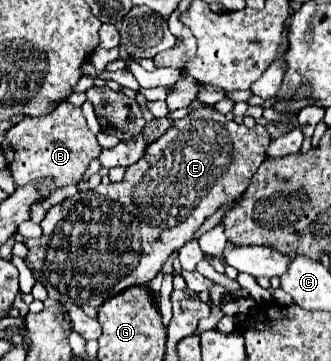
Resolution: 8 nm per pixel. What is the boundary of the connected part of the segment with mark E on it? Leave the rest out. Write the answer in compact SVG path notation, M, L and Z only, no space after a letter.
M194 101L192 107L194 111L186 119L174 121L168 133L152 143L136 165L126 169L126 177L120 183L110 183L110 201L104 191L92 191L90 201L74 203L66 199L60 203L64 211L60 205L54 205L46 213L40 223L42 237L24 241L28 247L24 263L34 273L36 281L46 287L48 297L64 305L90 305L98 309L106 299L134 285L148 285L174 249L186 245L194 231L218 207L236 201L248 189L258 165L266 159L266 145L270 143L268 131L264 127L248 129L246 125L238 125L200 101Z

